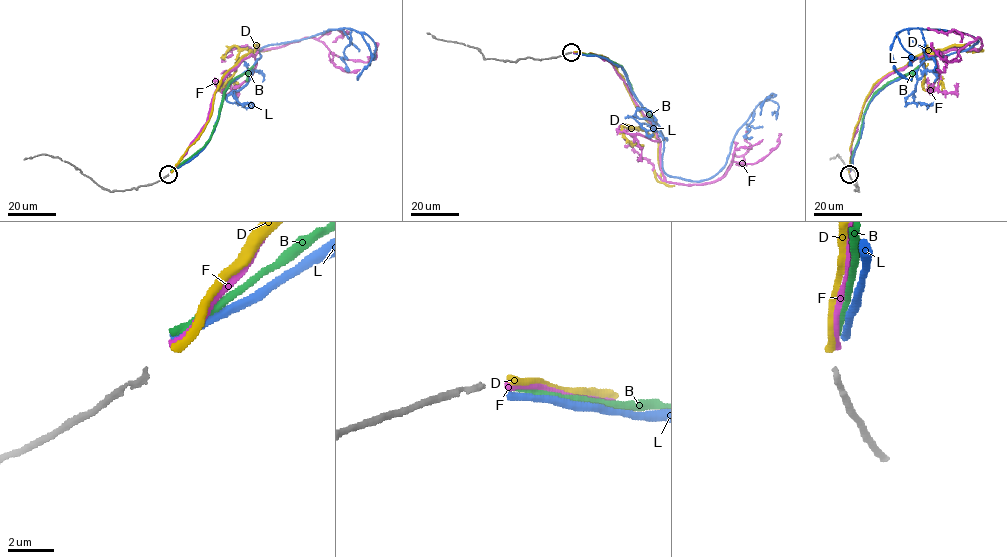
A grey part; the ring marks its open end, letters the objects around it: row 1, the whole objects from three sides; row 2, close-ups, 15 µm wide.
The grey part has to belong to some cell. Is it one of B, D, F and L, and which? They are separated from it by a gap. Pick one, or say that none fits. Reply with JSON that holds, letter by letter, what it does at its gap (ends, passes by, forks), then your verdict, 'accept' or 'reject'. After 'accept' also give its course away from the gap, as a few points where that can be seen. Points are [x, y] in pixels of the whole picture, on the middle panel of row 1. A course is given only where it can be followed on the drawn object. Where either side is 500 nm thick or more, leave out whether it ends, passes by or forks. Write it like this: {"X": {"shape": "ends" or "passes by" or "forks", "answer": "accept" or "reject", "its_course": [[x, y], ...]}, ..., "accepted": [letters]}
{"B": {"shape": "ends", "answer": "reject"}, "D": {"shape": "ends", "answer": "accept", "its_course": [[574, 52], [606, 57], [617, 68], [654, 135], [641, 127], [626, 126], [622, 131], [633, 144], [643, 144]]}, "F": {"shape": "ends", "answer": "reject"}, "L": {"shape": "ends", "answer": "reject"}, "accepted": ["D"]}

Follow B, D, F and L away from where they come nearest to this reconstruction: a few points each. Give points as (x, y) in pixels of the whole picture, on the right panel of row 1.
B: (849, 170), (867, 103), (886, 84), (910, 74), (919, 65)
D: (849, 172), (854, 130), (876, 82), (931, 50), (924, 54), (924, 88), (942, 82), (941, 90)
F: (849, 171), (862, 106), (883, 79), (922, 56), (981, 47), (979, 38), (947, 62), (931, 42)
L: (849, 171), (869, 102), (926, 59), (978, 41), (904, 29), (893, 40), (892, 59), (912, 79)

